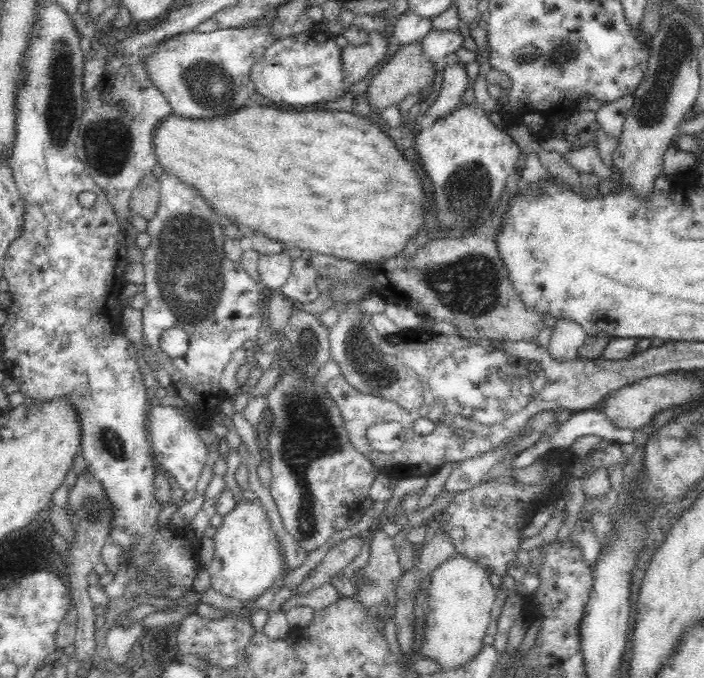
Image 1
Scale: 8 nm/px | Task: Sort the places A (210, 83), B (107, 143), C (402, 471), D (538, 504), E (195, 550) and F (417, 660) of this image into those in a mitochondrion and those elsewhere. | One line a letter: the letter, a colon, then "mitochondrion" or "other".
A: mitochondrion
B: mitochondrion
C: other
D: other
E: other
F: other

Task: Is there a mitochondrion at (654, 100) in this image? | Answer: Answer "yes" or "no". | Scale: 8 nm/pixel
yes

